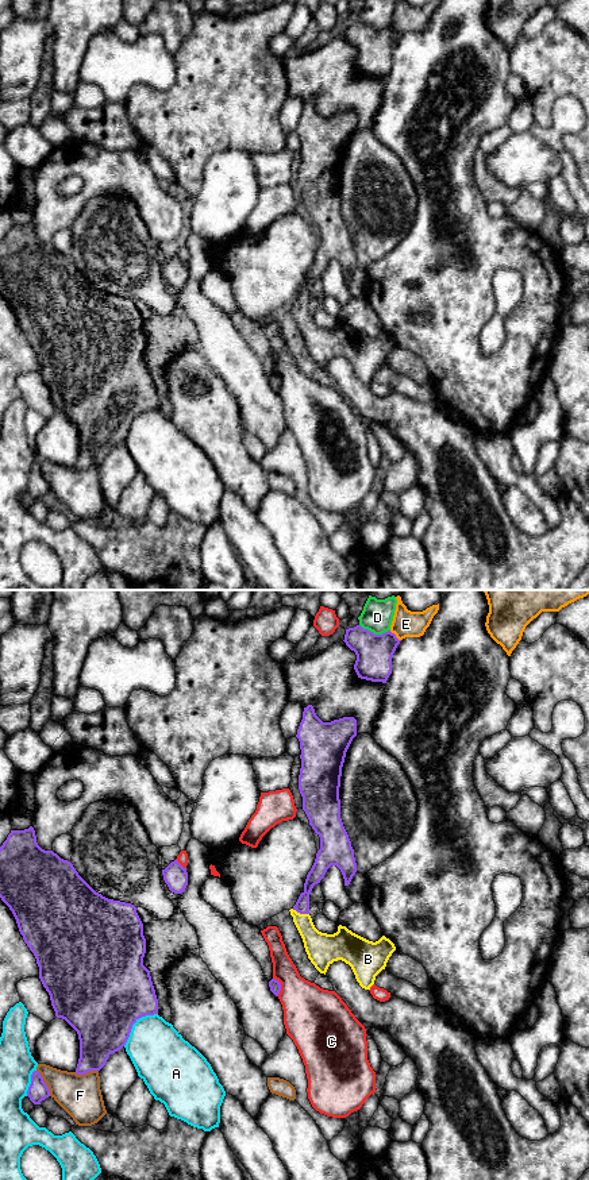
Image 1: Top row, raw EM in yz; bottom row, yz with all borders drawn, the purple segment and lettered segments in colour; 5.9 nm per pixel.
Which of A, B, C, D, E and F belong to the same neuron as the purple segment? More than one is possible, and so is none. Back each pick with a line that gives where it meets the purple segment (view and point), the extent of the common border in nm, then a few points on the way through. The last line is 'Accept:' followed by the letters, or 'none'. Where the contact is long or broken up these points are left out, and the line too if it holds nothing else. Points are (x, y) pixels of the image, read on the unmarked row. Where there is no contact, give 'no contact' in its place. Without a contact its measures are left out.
B: yz (300, 308) | 110 nm | across yz (315, 270), (308, 280), (300, 308), (308, 328), (322, 343)
Accept: B

